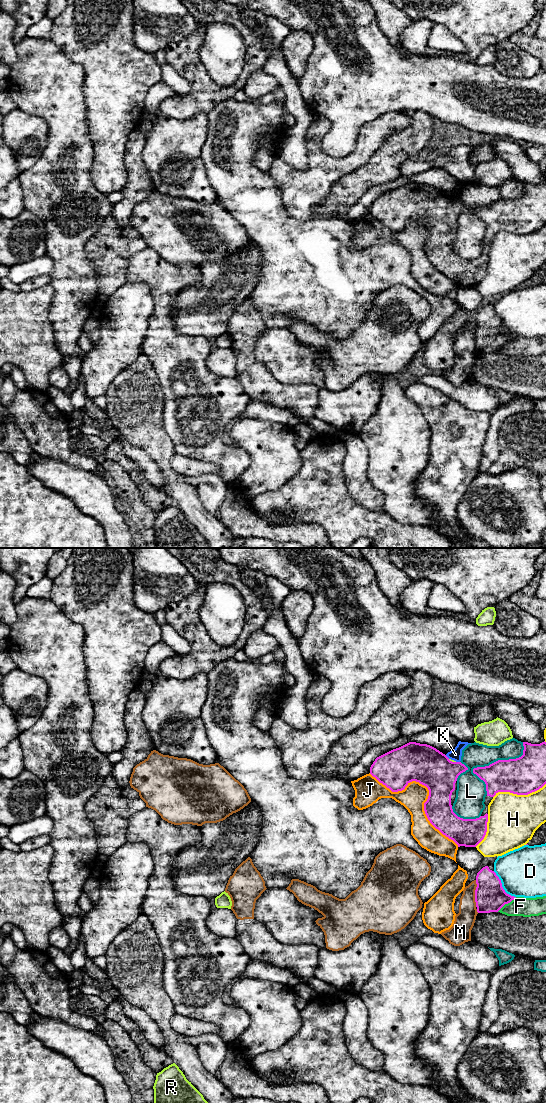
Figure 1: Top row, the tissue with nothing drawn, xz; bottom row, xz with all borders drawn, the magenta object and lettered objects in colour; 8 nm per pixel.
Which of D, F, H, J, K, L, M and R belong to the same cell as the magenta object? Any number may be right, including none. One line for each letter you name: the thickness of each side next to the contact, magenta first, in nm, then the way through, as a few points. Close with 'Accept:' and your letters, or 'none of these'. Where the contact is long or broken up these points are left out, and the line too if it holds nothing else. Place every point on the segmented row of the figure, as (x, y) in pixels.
Accept: none of these

